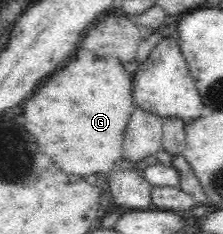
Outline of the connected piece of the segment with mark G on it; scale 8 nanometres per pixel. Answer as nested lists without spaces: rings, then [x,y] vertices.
[[[96,58],[92,62],[88,60],[68,60],[68,64],[64,68],[58,67],[56,72],[52,72],[40,86],[38,90],[24,100],[24,118],[26,118],[26,130],[32,134],[32,138],[38,142],[38,146],[44,150],[44,154],[48,154],[52,158],[52,162],[56,162],[64,172],[72,172],[72,174],[78,174],[78,176],[88,176],[92,172],[108,172],[112,170],[112,166],[121,159],[123,148],[123,134],[127,127],[128,120],[130,120],[130,114],[134,108],[133,94],[132,94],[132,77],[128,76],[126,69],[124,69],[123,63],[118,61],[118,58]]]

